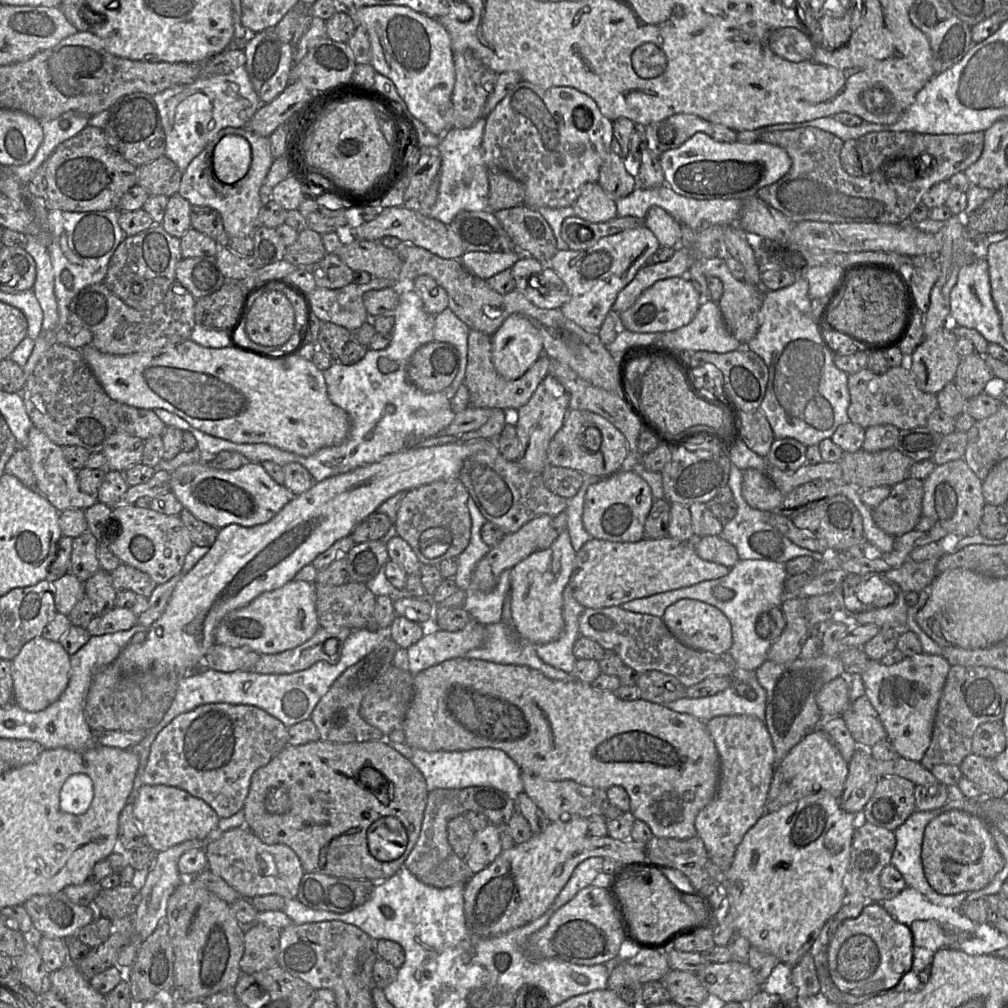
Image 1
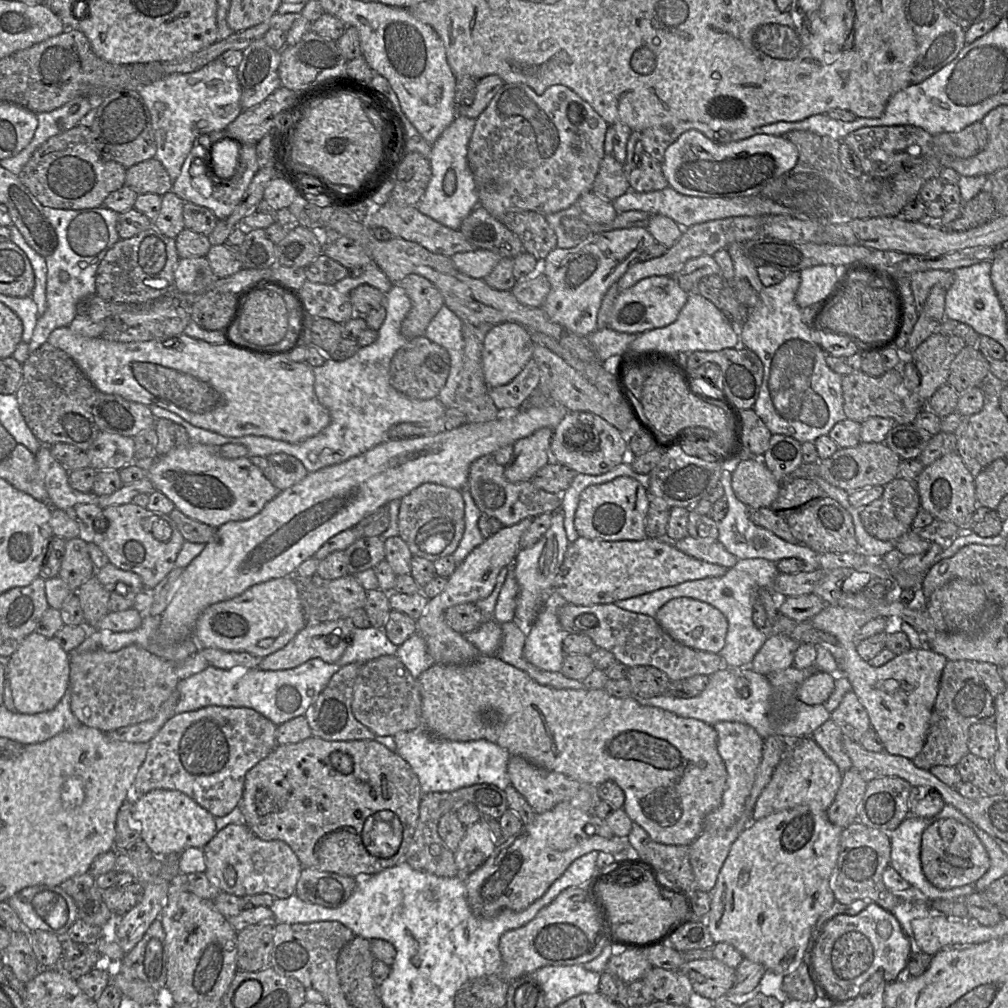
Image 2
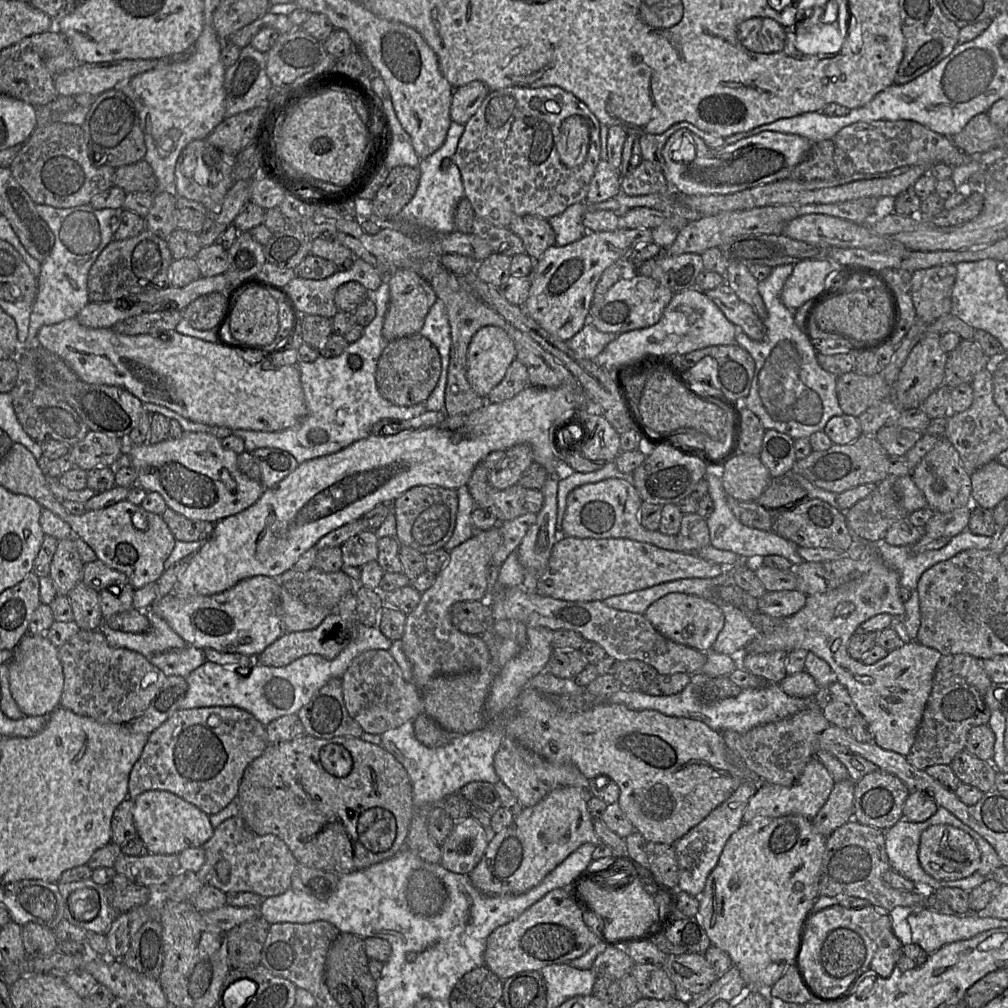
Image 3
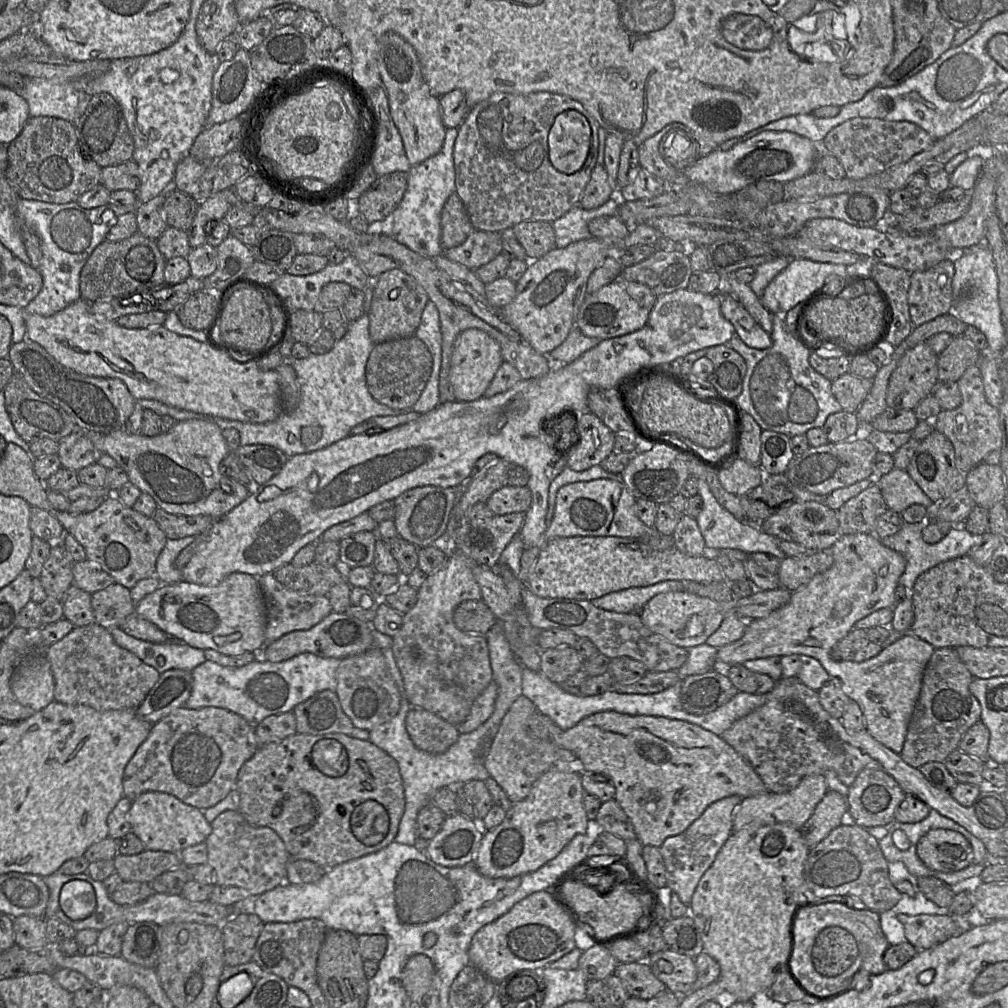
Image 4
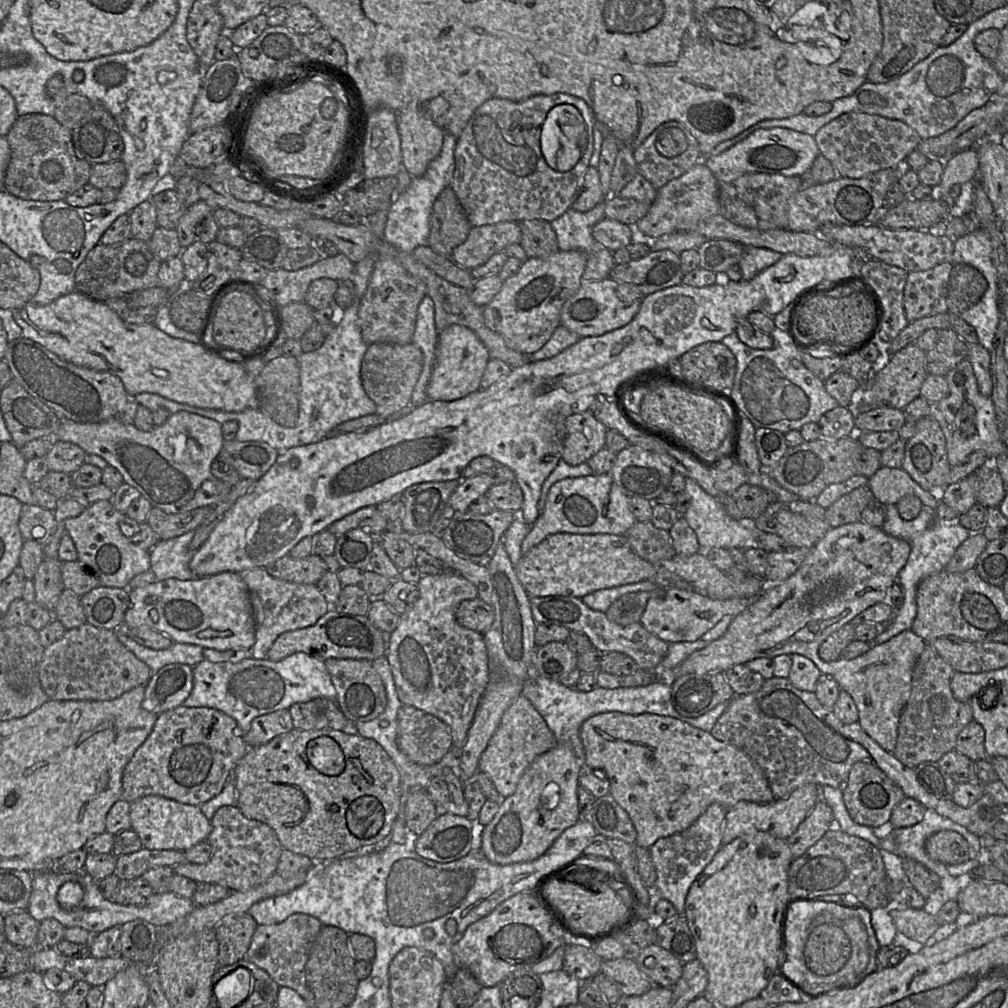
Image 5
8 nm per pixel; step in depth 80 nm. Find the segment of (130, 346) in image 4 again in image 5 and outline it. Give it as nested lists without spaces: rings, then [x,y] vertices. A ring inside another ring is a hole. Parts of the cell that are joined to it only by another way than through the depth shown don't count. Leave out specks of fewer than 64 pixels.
[[[78,291],[61,296],[47,305],[28,302],[20,308],[12,309],[12,312],[14,320],[22,329],[23,337],[41,344],[64,361],[118,376],[129,395],[154,393],[181,404],[226,412],[259,409],[255,378],[247,374],[243,364],[225,361],[206,352],[196,343],[173,338],[154,324],[125,322],[105,302],[94,300]]]

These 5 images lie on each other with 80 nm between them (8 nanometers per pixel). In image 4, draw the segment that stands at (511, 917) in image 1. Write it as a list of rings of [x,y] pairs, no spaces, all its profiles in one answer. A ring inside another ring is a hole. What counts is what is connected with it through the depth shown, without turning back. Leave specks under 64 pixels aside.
[[[552,769],[533,784],[526,798],[514,802],[501,824],[483,832],[474,864],[490,878],[513,878],[534,872],[554,859],[577,834],[589,831],[581,773]]]

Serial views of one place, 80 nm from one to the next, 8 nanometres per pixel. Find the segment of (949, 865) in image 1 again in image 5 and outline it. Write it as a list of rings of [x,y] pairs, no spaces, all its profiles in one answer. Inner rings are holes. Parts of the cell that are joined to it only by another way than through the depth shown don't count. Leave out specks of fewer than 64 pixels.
[[[942,830],[928,837],[925,851],[931,859],[945,865],[958,865],[970,859],[968,842],[951,830]]]

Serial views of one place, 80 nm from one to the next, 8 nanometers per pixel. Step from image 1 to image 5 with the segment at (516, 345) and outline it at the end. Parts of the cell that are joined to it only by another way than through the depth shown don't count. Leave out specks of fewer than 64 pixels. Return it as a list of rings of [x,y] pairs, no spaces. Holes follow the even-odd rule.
[[[457,324],[438,334],[436,358],[426,388],[429,401],[454,401],[480,389],[480,382],[490,356],[487,348],[470,329]]]

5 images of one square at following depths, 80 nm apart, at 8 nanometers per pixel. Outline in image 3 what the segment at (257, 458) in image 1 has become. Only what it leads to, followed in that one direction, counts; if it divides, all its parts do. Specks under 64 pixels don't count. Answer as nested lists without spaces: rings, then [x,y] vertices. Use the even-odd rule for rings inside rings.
[[[385,280],[377,289],[376,315],[370,324],[364,327],[362,336],[350,343],[341,355],[333,358],[319,356],[314,362],[298,362],[301,384],[307,406],[306,417],[297,425],[280,431],[254,431],[244,429],[230,429],[214,425],[207,425],[191,421],[177,412],[164,406],[144,402],[147,413],[158,413],[169,419],[176,420],[184,431],[205,432],[220,440],[230,435],[241,438],[245,449],[252,452],[258,448],[277,448],[289,452],[299,464],[307,460],[330,455],[349,446],[355,441],[368,437],[373,426],[382,419],[408,420],[423,413],[441,411],[445,404],[445,388],[447,383],[448,365],[451,349],[451,329],[444,303],[437,299],[429,309],[424,324],[419,332],[427,338],[438,350],[441,356],[442,370],[437,386],[424,403],[414,406],[397,406],[386,400],[380,394],[375,372],[378,360],[386,347],[382,335],[382,326],[389,305],[389,285]]]

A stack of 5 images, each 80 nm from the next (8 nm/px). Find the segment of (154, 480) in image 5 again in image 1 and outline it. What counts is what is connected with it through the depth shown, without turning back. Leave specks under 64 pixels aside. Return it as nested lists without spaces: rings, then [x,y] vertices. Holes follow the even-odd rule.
[[[196,462],[179,466],[171,472],[171,492],[195,517],[216,527],[224,528],[230,524],[252,527],[270,521],[296,495],[278,484],[266,472],[261,464],[248,462],[236,470],[218,470],[209,466],[209,462]]]

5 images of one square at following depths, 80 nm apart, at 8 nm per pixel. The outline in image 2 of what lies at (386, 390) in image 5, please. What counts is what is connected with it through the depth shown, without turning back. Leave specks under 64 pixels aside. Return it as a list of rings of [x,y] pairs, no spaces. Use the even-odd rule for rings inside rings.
[[[424,336],[408,340],[394,354],[390,362],[390,382],[400,393],[413,399],[428,400],[437,397],[450,373],[451,358],[448,351]]]

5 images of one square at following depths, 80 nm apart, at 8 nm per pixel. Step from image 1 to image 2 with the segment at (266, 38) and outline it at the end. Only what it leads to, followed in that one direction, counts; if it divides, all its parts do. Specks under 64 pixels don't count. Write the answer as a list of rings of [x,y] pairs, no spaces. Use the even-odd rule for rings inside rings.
[[[260,38],[242,52],[243,59],[236,73],[241,88],[240,104],[244,110],[260,104],[282,85],[278,75],[280,51],[272,49]]]

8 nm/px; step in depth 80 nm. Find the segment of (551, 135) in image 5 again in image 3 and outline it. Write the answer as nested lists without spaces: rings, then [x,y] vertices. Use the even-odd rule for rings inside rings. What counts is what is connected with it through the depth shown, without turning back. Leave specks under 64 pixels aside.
[[[577,115],[566,118],[557,136],[557,151],[561,162],[568,168],[582,165],[587,157],[590,131],[586,121]]]

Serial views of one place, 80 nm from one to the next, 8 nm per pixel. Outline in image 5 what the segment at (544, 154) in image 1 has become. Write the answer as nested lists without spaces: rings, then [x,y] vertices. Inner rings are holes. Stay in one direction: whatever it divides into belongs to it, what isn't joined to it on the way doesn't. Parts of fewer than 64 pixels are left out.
[[[555,93],[552,95],[535,95],[522,101],[512,101],[512,100],[504,99],[504,98],[491,98],[485,101],[482,105],[480,105],[475,110],[474,114],[468,121],[461,135],[456,139],[456,145],[454,149],[455,167],[454,167],[453,178],[450,184],[450,187],[452,188],[455,195],[457,196],[457,199],[459,203],[461,204],[471,227],[479,227],[479,226],[488,225],[488,224],[496,224],[496,223],[504,222],[504,221],[520,222],[525,220],[546,220],[548,222],[551,222],[559,218],[565,211],[567,211],[571,207],[576,195],[578,194],[582,186],[585,173],[587,169],[590,167],[589,163],[594,150],[594,139],[593,139],[594,129],[595,129],[595,125],[592,120],[592,116],[591,116],[588,105],[581,98],[578,98],[570,94]],[[562,104],[569,104],[574,106],[582,115],[587,126],[586,150],[582,158],[580,159],[580,161],[576,164],[576,166],[568,172],[559,172],[552,169],[545,161],[540,149],[540,136],[541,136],[542,125],[547,117],[547,114],[553,107],[557,105],[562,105]]]

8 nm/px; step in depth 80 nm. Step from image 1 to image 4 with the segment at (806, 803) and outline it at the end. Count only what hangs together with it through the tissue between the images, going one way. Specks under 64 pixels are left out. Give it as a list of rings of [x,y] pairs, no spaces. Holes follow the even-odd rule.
[[[782,823],[772,825],[748,826],[732,833],[725,841],[714,862],[703,874],[693,893],[689,905],[689,914],[693,918],[703,942],[703,952],[714,958],[720,966],[721,982],[724,989],[737,1001],[751,1000],[756,994],[766,991],[774,983],[776,977],[788,970],[788,962],[792,951],[792,923],[797,909],[806,904],[806,898],[802,893],[803,870],[809,854],[809,847],[805,844],[800,830]]]

